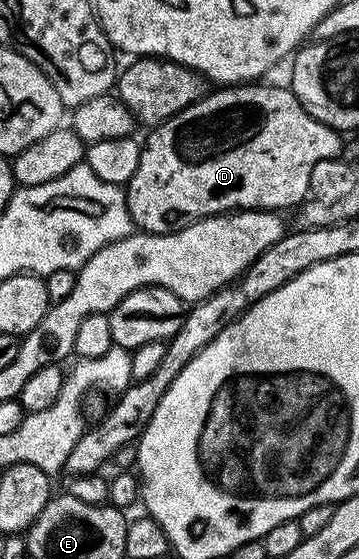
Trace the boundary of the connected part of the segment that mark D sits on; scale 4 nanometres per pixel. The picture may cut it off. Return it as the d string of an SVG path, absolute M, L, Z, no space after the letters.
M253 82L248 86L221 86L210 91L203 99L196 100L191 106L187 106L179 114L175 114L169 120L163 121L152 129L153 132L140 145L139 164L132 174L128 183L124 185L127 210L133 220L134 229L145 234L154 236L166 236L168 232L178 232L197 220L205 220L208 216L220 216L238 210L286 210L292 209L301 203L309 195L309 179L315 162L324 160L336 160L342 155L341 140L336 128L329 128L323 122L311 118L307 110L299 102L299 98L293 93L292 87L276 88L273 84L266 82Z

